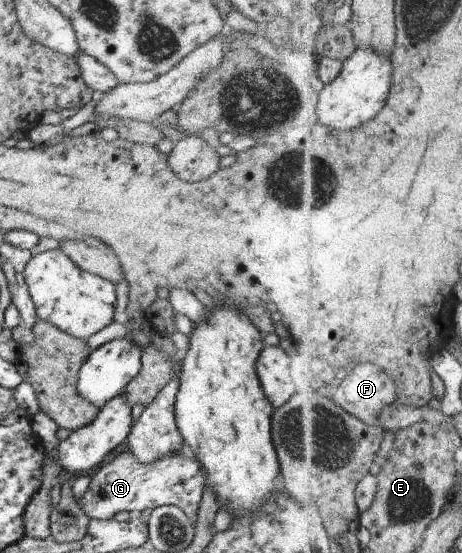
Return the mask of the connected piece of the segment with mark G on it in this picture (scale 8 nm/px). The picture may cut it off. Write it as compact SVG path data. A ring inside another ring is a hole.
M185 444L180 451L167 453L146 463L140 463L131 451L123 450L105 461L90 477L84 494L78 499L74 498L89 519L110 519L113 514L123 510L131 515L145 515L155 507L175 505L194 524L201 492L206 484L202 466Z

